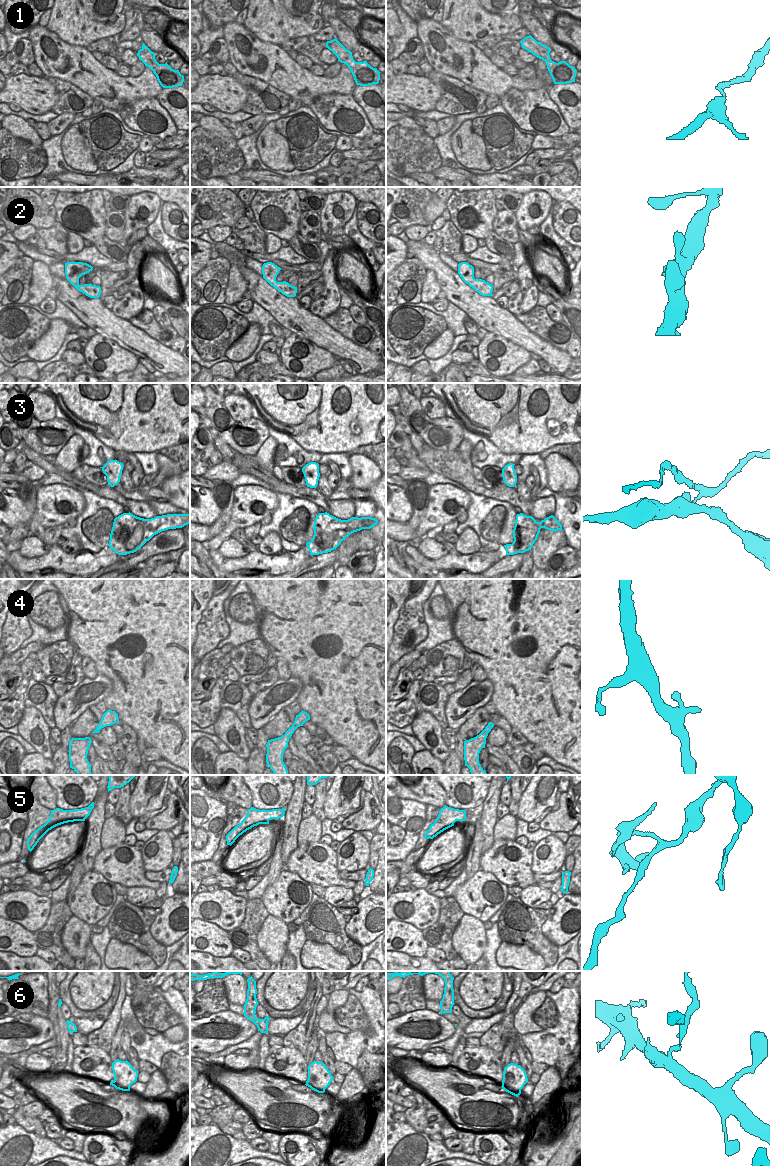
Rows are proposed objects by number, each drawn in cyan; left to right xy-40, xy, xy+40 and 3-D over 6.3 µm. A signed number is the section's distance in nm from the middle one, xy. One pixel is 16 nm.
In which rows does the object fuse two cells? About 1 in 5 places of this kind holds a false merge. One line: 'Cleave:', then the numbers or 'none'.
Cleave: 3, 6

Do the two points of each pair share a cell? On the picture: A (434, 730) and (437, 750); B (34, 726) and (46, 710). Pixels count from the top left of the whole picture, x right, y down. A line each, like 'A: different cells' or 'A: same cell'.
A: same cell
B: different cells

